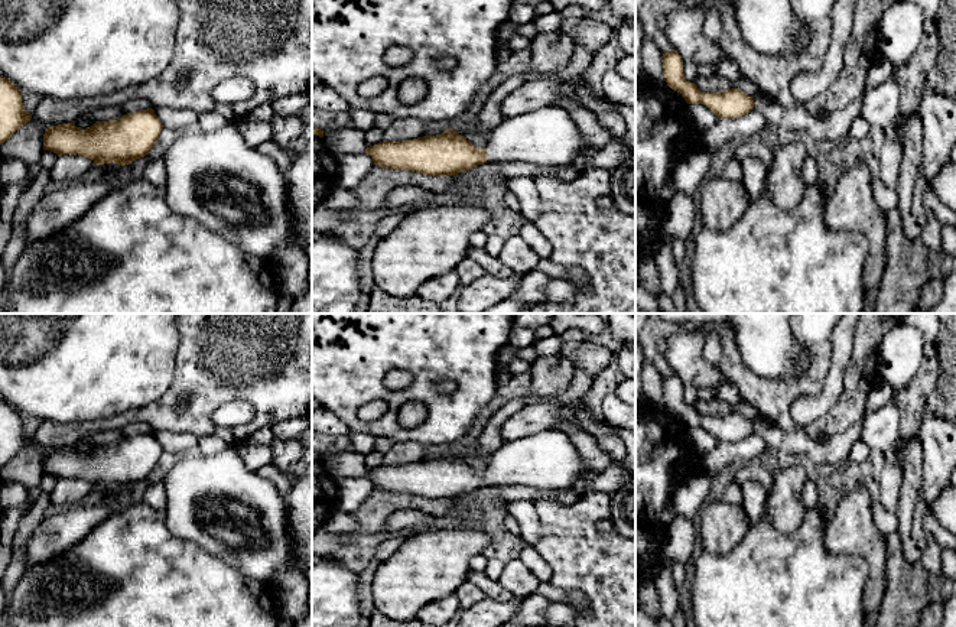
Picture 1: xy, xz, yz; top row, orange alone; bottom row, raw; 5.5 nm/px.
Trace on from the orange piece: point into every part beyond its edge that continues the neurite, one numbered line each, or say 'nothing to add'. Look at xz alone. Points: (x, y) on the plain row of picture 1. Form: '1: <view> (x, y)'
1: xz (549, 460)

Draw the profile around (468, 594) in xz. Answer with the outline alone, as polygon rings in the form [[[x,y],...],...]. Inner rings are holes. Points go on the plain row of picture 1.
[[[465,581],[461,585],[461,588],[456,591],[456,595],[459,598],[458,614],[442,627],[459,627],[459,615],[465,610],[471,608],[475,602],[479,602],[487,598],[482,589],[479,589],[478,587],[472,585],[468,581]]]

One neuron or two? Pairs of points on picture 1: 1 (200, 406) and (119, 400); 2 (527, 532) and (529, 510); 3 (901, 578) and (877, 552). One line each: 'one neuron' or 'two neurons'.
1: two neurons
2: one neuron
3: two neurons

